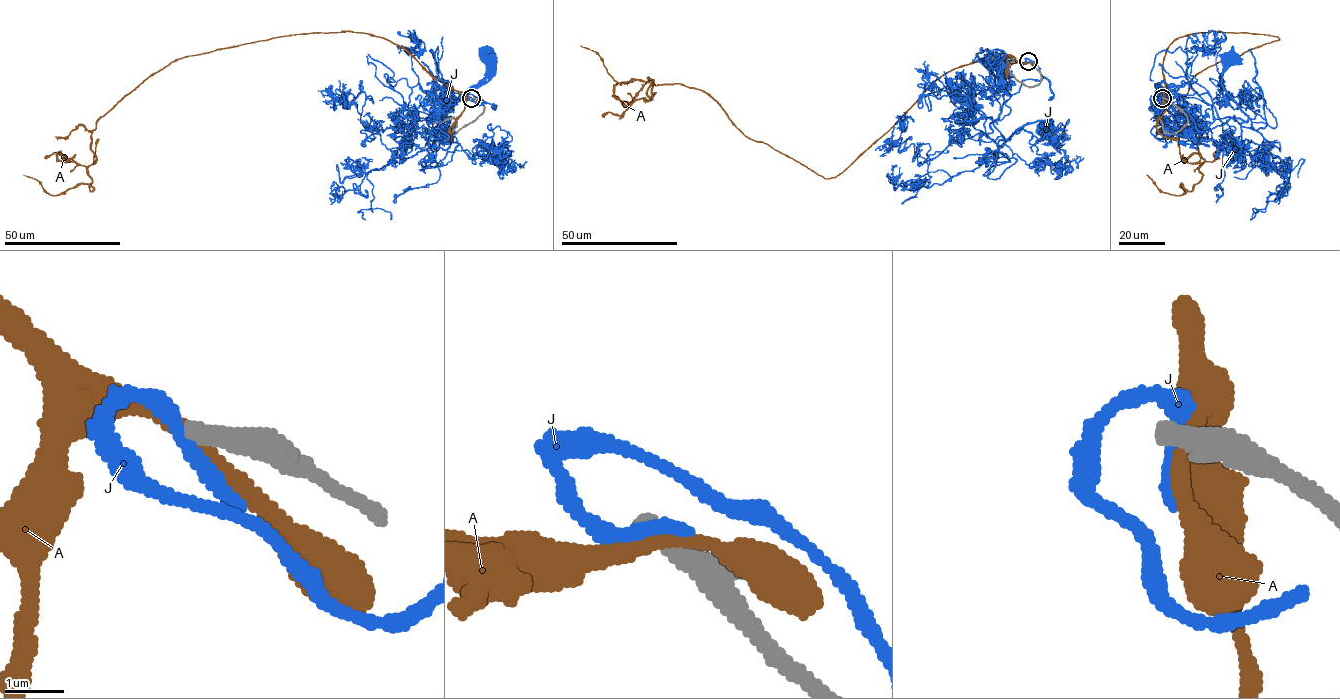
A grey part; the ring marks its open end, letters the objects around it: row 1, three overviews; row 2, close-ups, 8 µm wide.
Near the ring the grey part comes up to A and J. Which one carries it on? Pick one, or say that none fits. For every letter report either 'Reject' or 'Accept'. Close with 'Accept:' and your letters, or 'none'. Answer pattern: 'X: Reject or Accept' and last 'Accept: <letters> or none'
A: Reject
J: Reject
Accept: none

